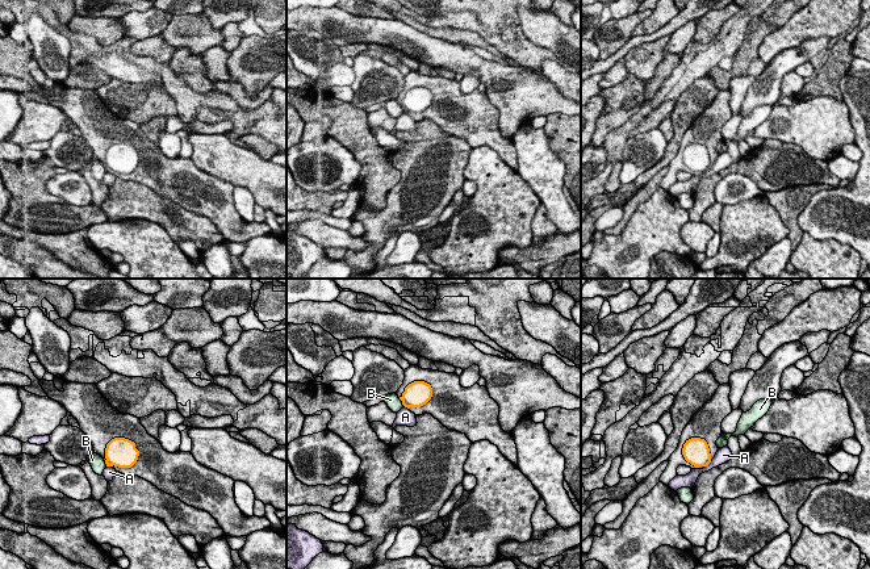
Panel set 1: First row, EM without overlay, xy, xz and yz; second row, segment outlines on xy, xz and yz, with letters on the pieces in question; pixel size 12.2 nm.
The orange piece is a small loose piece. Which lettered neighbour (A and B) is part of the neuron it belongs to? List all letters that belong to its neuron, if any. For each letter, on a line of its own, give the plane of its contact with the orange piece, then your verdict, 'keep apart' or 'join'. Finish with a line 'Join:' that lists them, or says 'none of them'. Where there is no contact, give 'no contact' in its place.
A: contact in yz; keep apart
B: contact in xz; keep apart
Join: none of them

